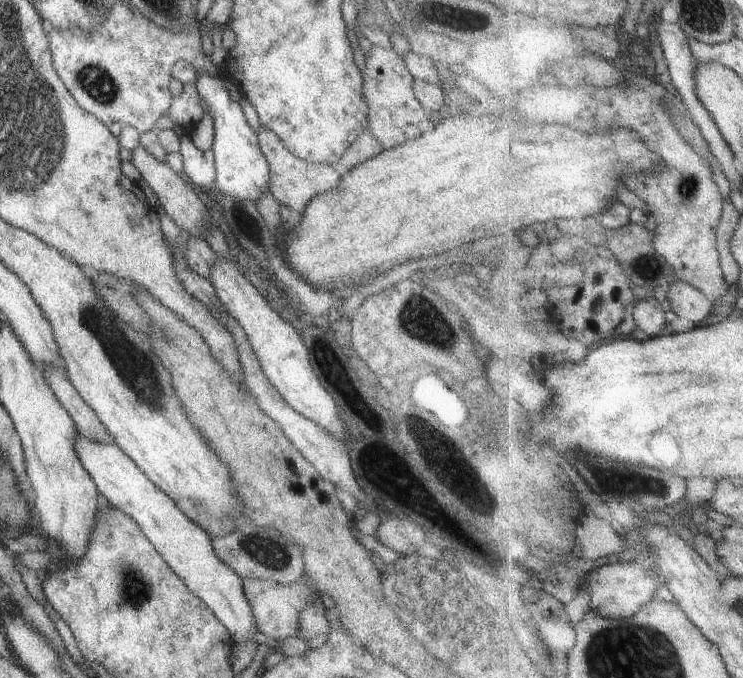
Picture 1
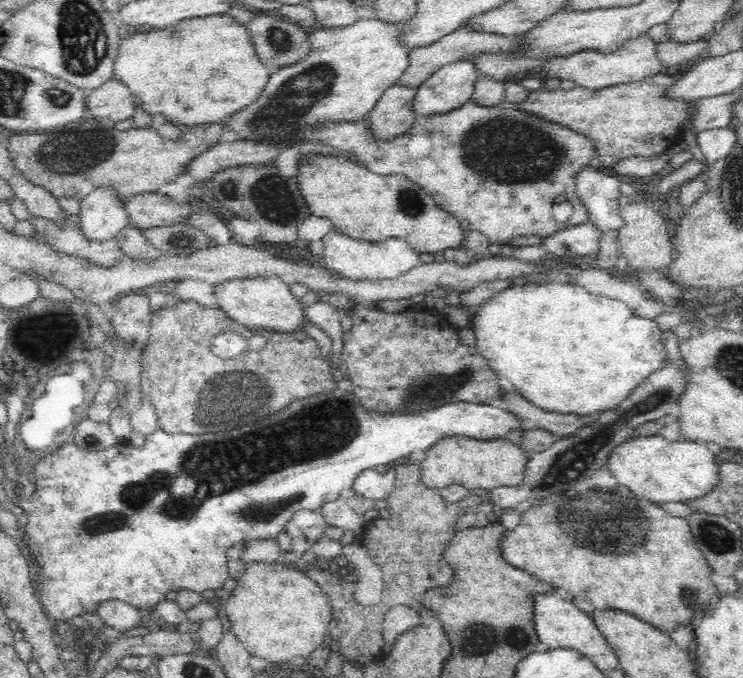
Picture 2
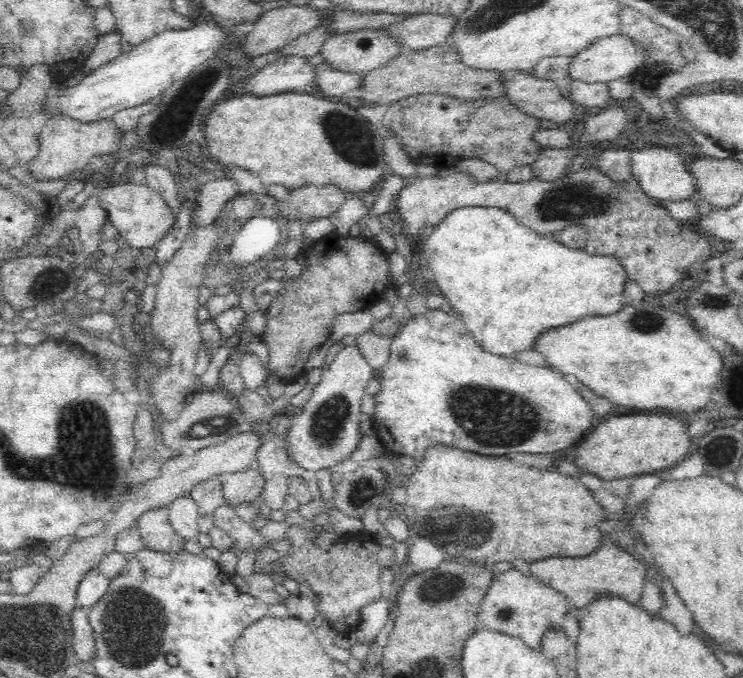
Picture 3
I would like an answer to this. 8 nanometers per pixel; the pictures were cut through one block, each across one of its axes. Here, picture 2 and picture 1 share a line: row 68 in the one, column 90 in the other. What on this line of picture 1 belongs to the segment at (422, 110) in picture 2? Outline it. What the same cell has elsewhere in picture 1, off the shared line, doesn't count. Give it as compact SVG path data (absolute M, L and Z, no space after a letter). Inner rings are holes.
M78 432L74 444L78 460L94 480L104 501L120 508L136 521L166 564L210 608L234 642L255 642L253 635L257 631L257 624L243 591L243 579L216 556L209 534L193 520L186 518L182 510L162 490L158 490L115 443L98 444Z

